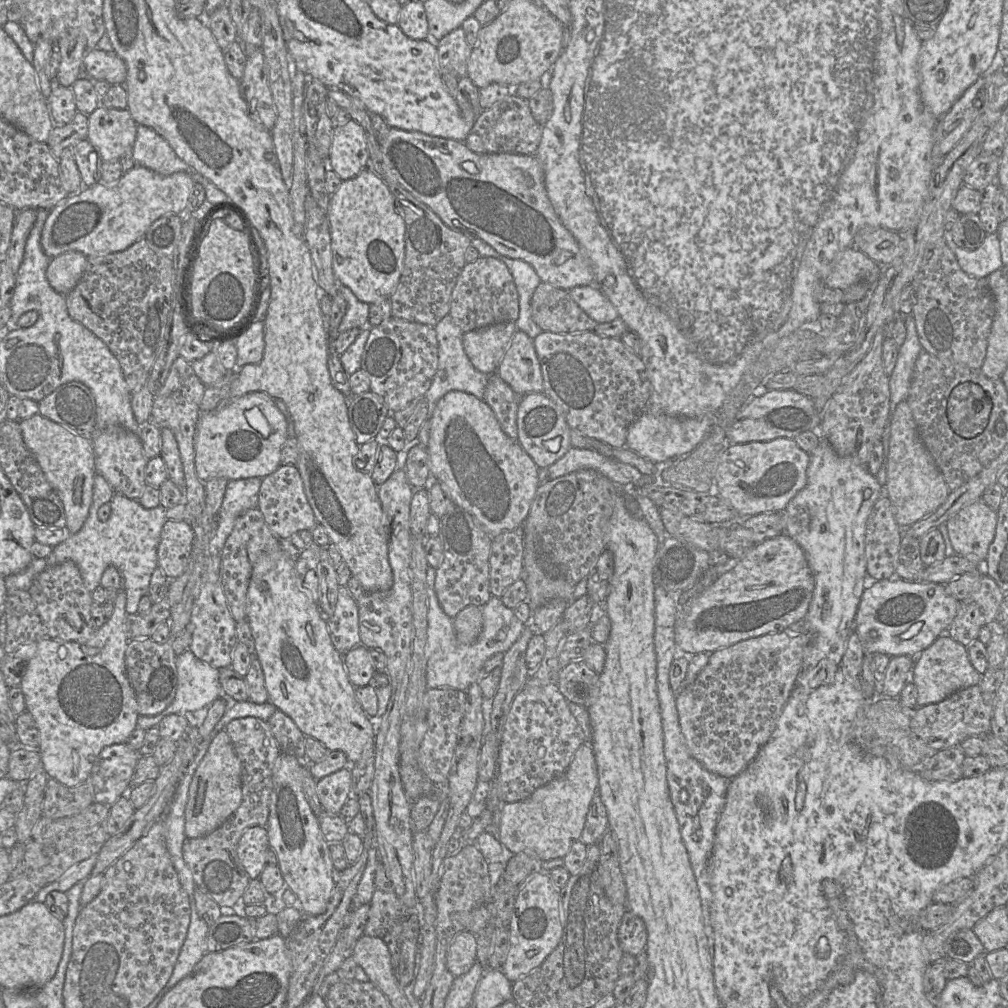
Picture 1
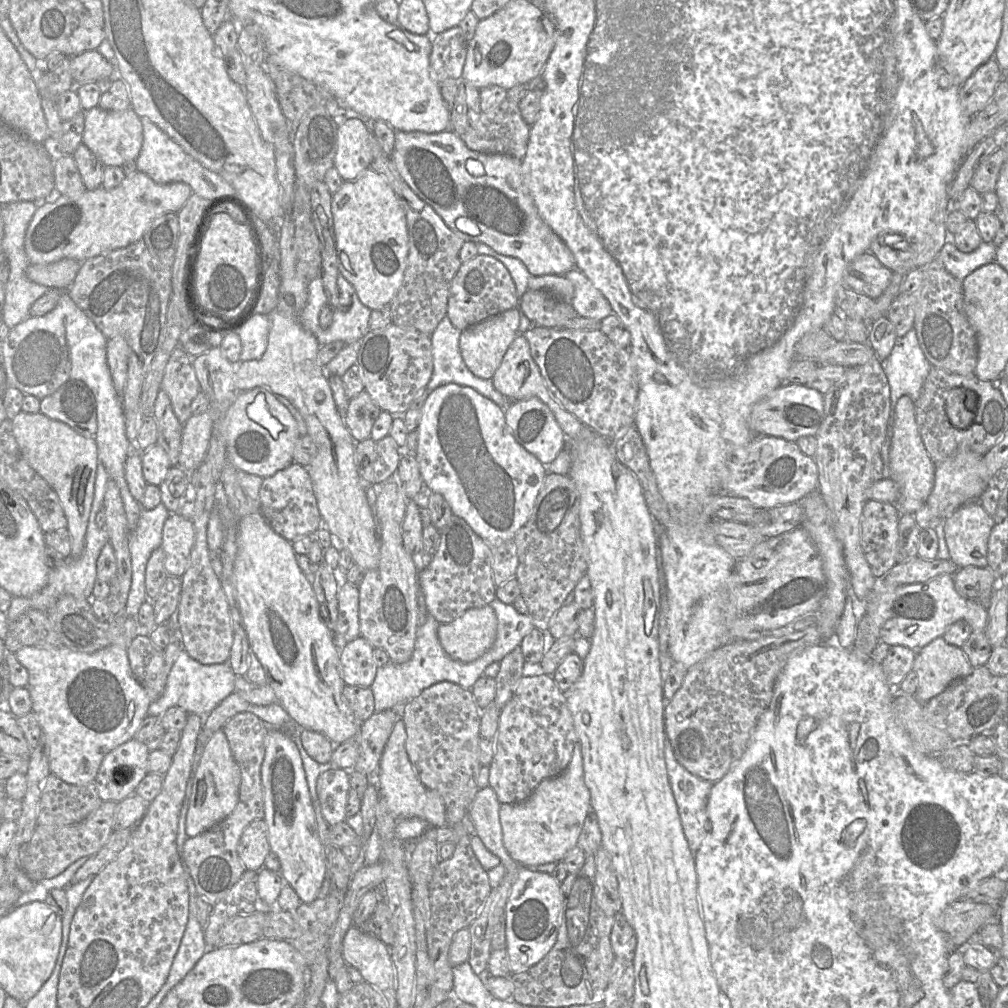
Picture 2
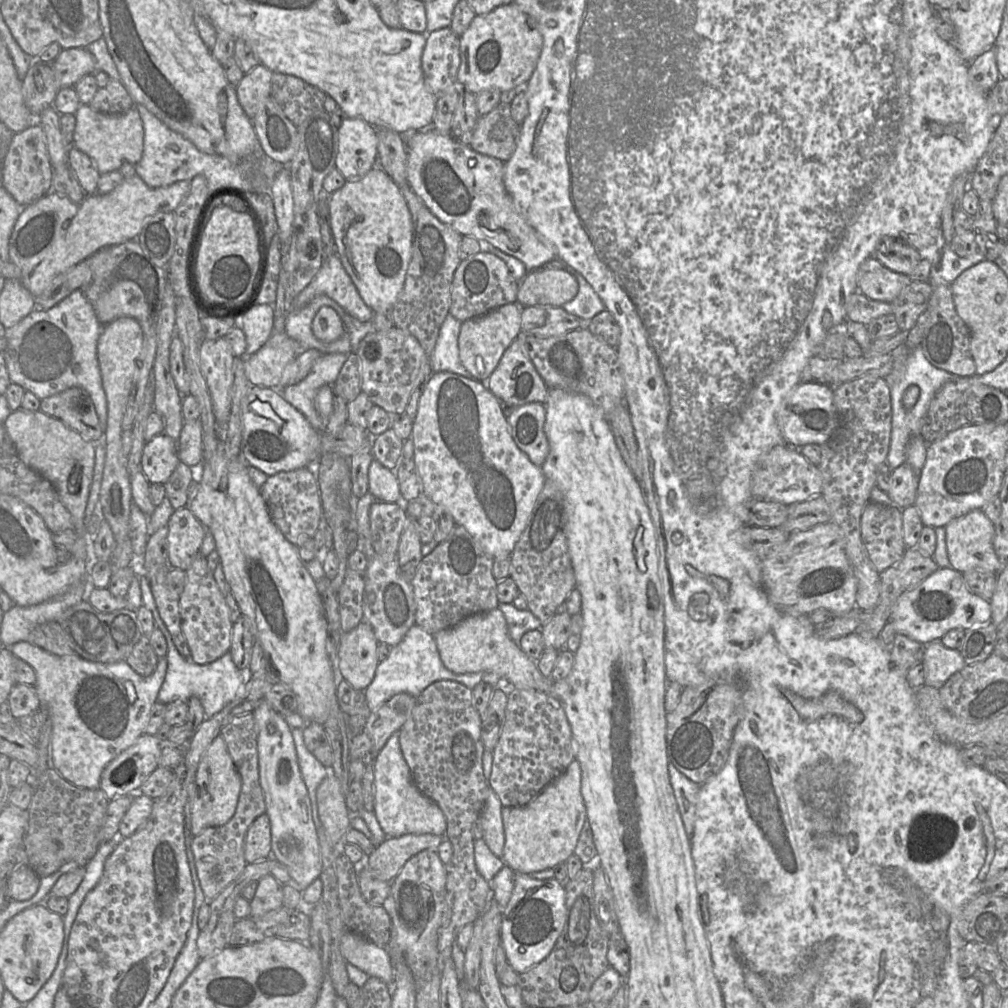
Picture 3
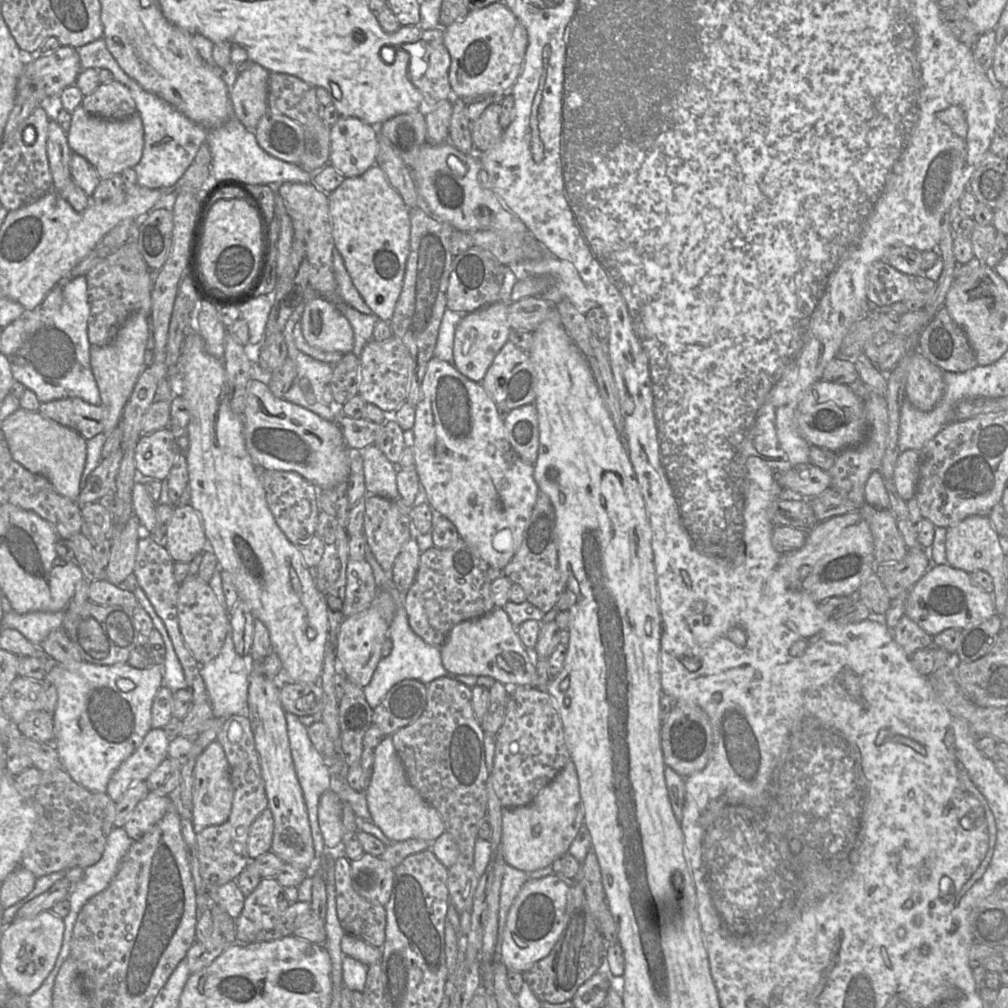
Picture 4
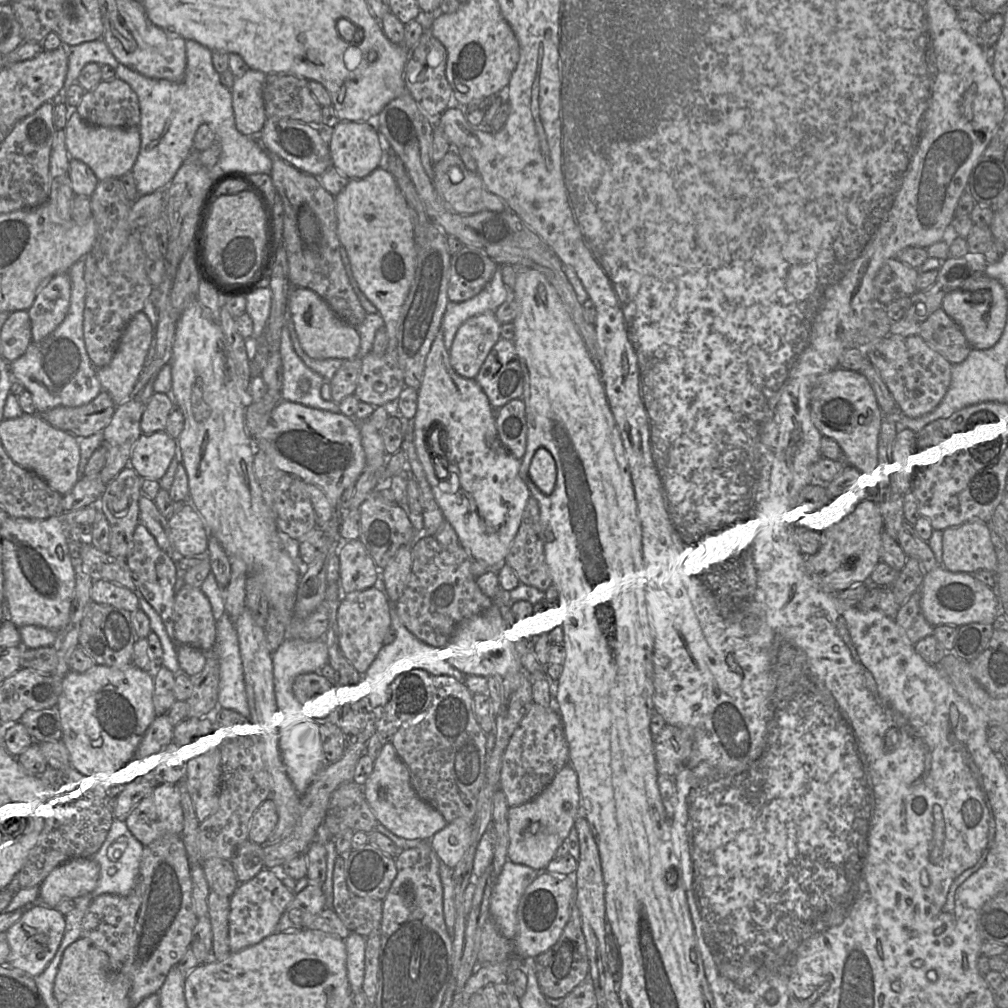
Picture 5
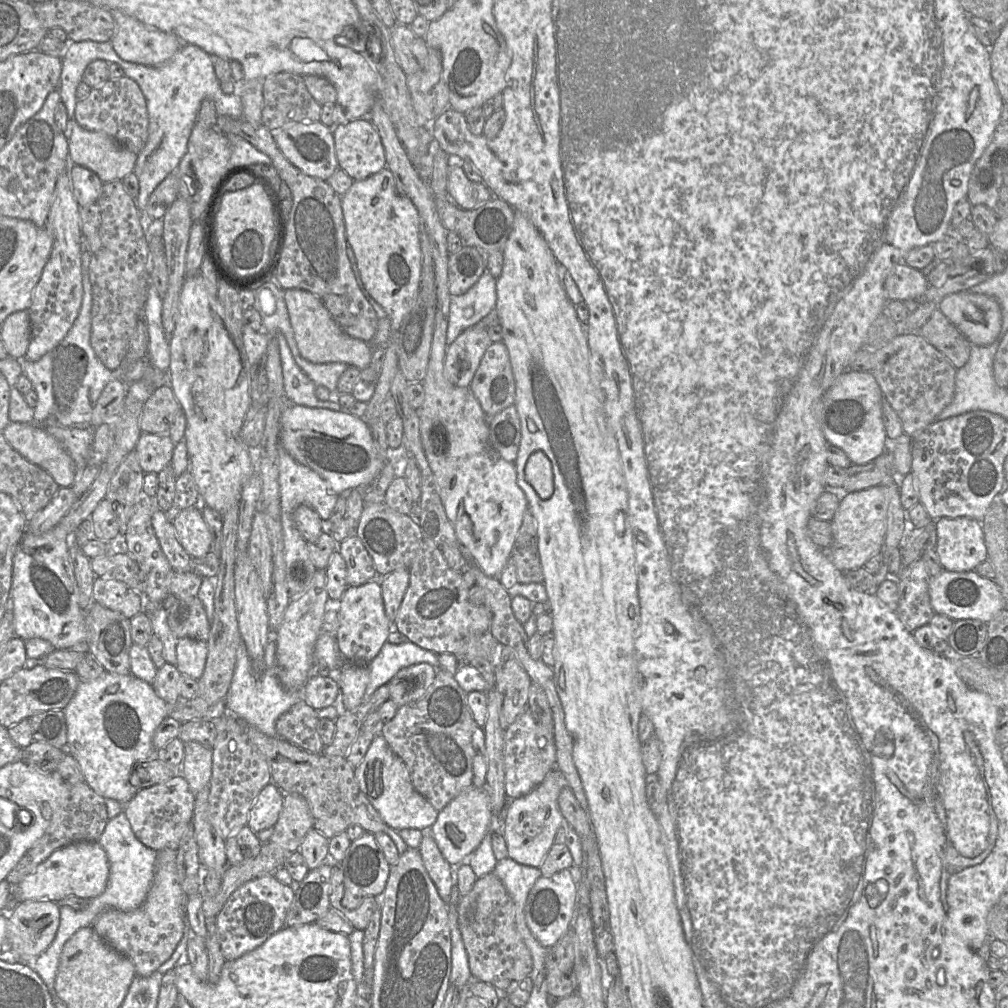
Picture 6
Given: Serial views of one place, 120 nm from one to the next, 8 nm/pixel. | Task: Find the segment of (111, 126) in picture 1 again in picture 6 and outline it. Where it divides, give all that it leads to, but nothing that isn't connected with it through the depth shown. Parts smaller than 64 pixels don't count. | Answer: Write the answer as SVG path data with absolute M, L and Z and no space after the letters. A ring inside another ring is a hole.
M72 119L67 140L70 163L90 169L103 183L133 172L138 155L105 133L86 130Z

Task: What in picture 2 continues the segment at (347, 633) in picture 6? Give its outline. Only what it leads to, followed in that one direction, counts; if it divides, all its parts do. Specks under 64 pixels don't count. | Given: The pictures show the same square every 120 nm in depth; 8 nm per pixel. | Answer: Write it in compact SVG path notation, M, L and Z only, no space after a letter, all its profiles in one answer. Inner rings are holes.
M359 636L339 652L341 677L345 685L369 688L376 676L374 647Z

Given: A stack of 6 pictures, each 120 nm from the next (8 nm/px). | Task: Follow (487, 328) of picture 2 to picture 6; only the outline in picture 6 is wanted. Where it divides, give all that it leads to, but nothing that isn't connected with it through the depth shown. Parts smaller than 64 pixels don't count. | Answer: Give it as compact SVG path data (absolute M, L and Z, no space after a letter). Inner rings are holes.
M471 326L446 350L444 375L457 387L469 387L487 347L491 344L487 329Z

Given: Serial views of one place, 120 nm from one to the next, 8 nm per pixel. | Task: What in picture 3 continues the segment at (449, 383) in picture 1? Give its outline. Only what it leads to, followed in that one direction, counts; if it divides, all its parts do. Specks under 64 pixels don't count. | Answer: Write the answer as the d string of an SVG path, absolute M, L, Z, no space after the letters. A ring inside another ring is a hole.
M450 313L446 315L430 357L432 373L451 372L472 379L459 359L458 337L461 324Z

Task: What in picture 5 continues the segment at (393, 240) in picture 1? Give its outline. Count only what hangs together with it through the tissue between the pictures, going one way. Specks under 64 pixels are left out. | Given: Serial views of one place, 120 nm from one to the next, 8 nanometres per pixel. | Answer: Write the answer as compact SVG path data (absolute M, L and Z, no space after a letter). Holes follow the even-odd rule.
M380 166L364 178L350 179L335 196L335 211L338 238L347 252L352 274L362 293L383 318L388 338L386 352L396 352L399 317L416 268L414 228L406 199L392 174L385 167Z

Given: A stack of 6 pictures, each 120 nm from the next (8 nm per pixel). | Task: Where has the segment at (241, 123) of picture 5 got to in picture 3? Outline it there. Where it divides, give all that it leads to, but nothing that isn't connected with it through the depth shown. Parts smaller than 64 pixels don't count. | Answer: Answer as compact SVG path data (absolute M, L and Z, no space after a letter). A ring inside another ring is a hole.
M262 64L246 73L235 87L237 99L246 116L252 120L271 92L272 72Z

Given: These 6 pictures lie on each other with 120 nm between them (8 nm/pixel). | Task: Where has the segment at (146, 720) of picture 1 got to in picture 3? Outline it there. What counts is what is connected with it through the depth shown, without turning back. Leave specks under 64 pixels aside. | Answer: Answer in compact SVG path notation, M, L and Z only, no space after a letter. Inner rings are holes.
M145 576L140 577L140 589L142 604L152 612L155 626L164 634L168 647L166 655L168 667L165 680L158 693L157 702L168 705L174 701L188 702L191 697L196 697L200 700L203 706L205 717L213 717L227 704L237 698L245 681L245 672L239 670L235 666L230 651L216 661L205 665L196 664L191 659L186 659L181 656L172 641L170 633L160 618L151 592L150 581Z

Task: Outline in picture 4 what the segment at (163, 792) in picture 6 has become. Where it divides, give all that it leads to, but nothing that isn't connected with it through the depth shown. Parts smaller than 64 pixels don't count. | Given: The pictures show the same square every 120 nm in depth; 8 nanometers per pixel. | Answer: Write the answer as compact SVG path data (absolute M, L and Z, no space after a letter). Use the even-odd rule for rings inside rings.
M149 791L136 805L123 828L133 841L140 840L171 808L171 796Z

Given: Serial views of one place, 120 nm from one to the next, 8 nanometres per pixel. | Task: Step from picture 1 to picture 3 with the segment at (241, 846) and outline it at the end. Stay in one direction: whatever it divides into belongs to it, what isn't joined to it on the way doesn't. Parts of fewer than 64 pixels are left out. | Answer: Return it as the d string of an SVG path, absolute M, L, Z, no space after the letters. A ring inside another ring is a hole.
M267 813L260 815L250 825L244 844L247 864L272 858L271 828Z

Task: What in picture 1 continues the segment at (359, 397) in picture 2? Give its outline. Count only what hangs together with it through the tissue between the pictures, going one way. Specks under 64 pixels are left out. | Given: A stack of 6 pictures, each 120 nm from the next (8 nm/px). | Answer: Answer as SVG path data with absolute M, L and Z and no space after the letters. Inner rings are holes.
M370 391L352 395L347 400L348 419L356 442L361 446L376 438L391 412L380 398Z

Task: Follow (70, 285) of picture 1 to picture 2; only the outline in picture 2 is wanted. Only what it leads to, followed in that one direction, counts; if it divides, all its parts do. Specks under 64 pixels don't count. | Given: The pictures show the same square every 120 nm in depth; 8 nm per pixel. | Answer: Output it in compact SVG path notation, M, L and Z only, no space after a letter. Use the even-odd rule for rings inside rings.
M64 258L49 264L29 264L26 277L48 288L67 290L74 281L82 262Z

